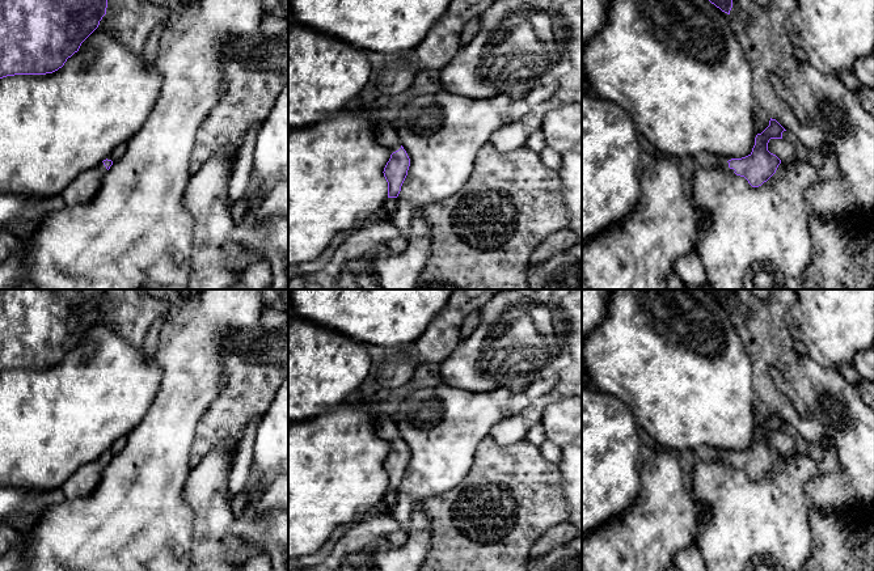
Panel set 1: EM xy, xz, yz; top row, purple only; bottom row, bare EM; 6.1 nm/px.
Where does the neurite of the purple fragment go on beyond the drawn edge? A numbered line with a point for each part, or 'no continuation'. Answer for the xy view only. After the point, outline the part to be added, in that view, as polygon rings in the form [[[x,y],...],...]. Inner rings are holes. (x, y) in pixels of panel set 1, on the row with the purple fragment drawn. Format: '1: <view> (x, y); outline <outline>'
1: xy (81, 190); outline [[[104,162],[79,174],[62,193],[66,207],[84,206],[93,200],[107,169]]]

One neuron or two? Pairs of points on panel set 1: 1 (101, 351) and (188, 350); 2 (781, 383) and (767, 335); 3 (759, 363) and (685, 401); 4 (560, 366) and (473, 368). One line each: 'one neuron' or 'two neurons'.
1: two neurons
2: two neurons
3: two neurons
4: one neuron

